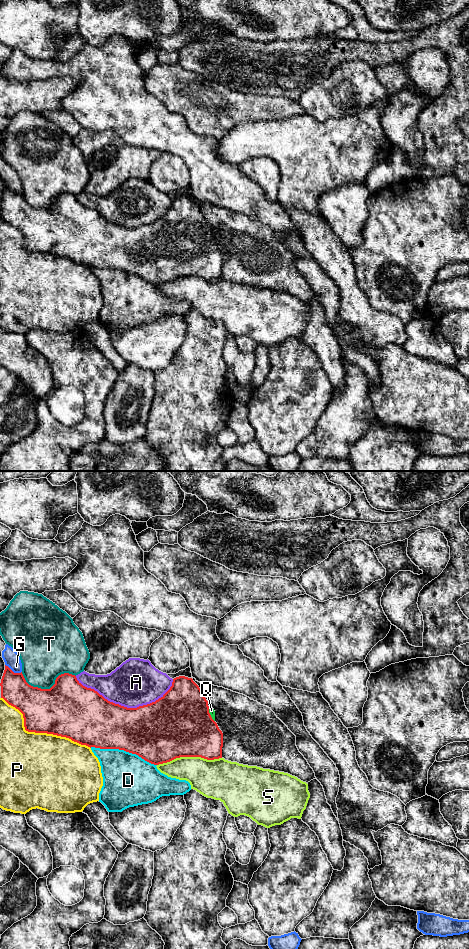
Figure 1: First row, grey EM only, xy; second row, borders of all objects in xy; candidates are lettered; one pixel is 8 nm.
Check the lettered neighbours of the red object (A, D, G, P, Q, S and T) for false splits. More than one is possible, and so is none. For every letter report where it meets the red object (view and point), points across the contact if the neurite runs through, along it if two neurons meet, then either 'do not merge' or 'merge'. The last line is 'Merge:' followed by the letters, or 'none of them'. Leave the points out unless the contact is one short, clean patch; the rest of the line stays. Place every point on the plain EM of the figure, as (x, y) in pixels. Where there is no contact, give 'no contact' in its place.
A: contact xy (125, 227); do not merge
D: contact xy (123, 269); do not merge
G: contact xy (12, 191); do not merge
P: contact xy (40, 252); do not merge
Q: contact xy (209, 234); merge
S: contact xy (189, 276); do not merge
T: contact xy (48, 209); do not merge
Merge: Q

